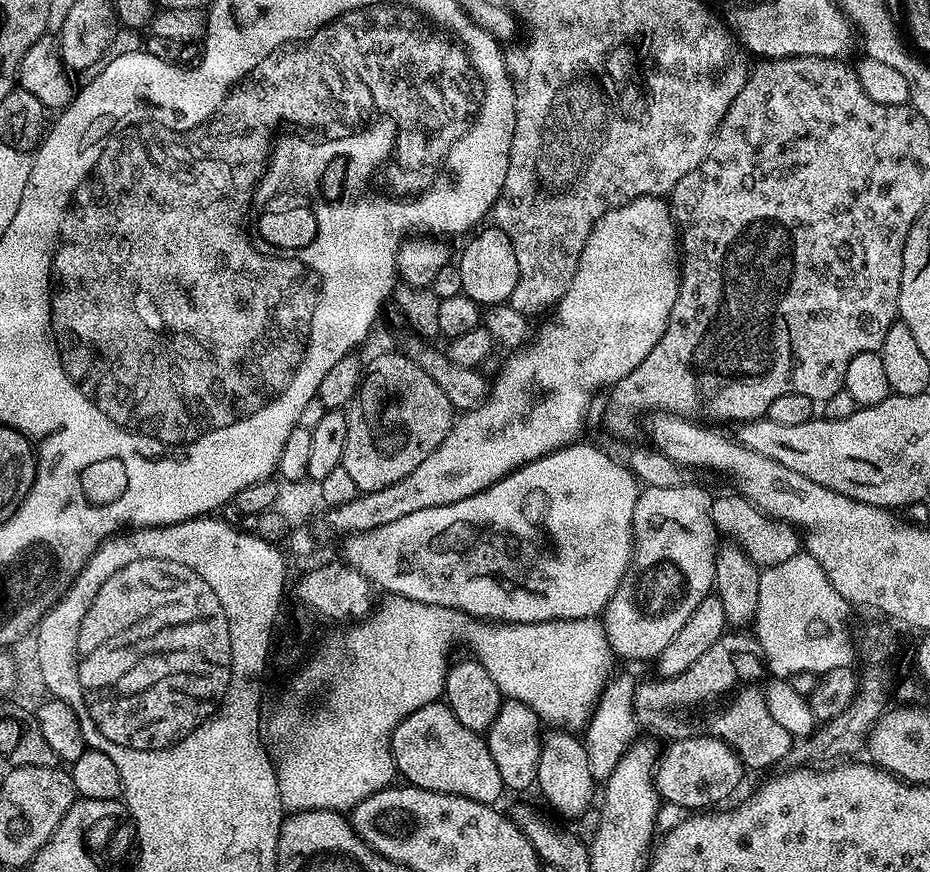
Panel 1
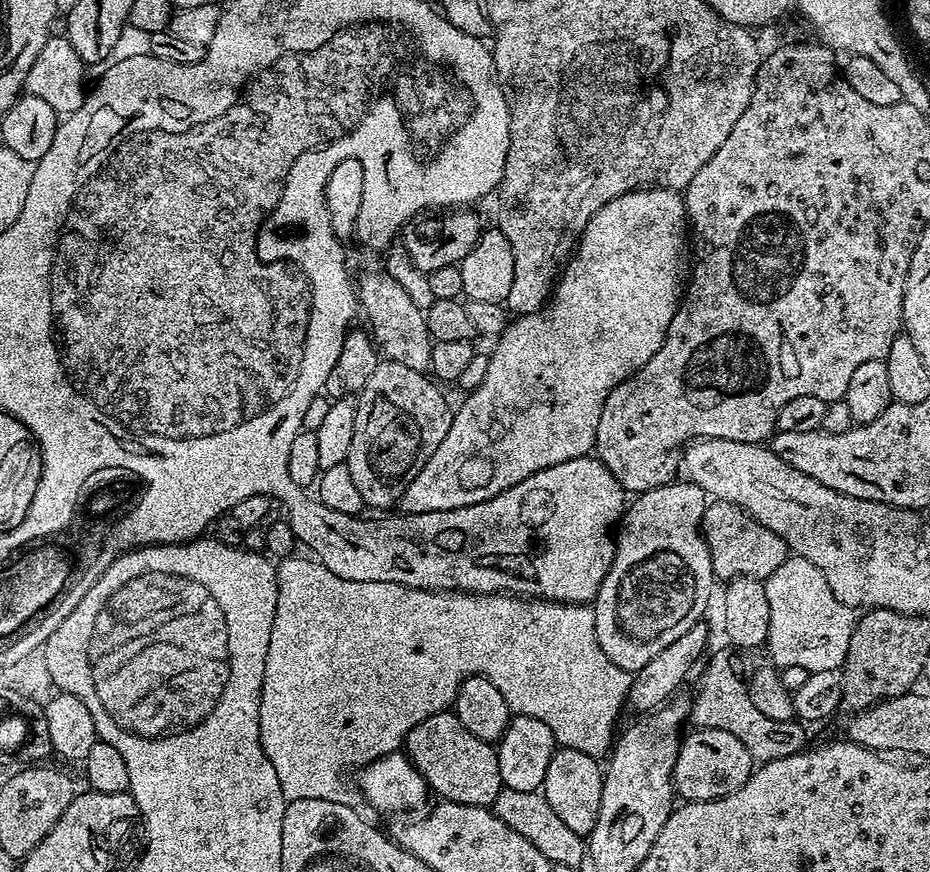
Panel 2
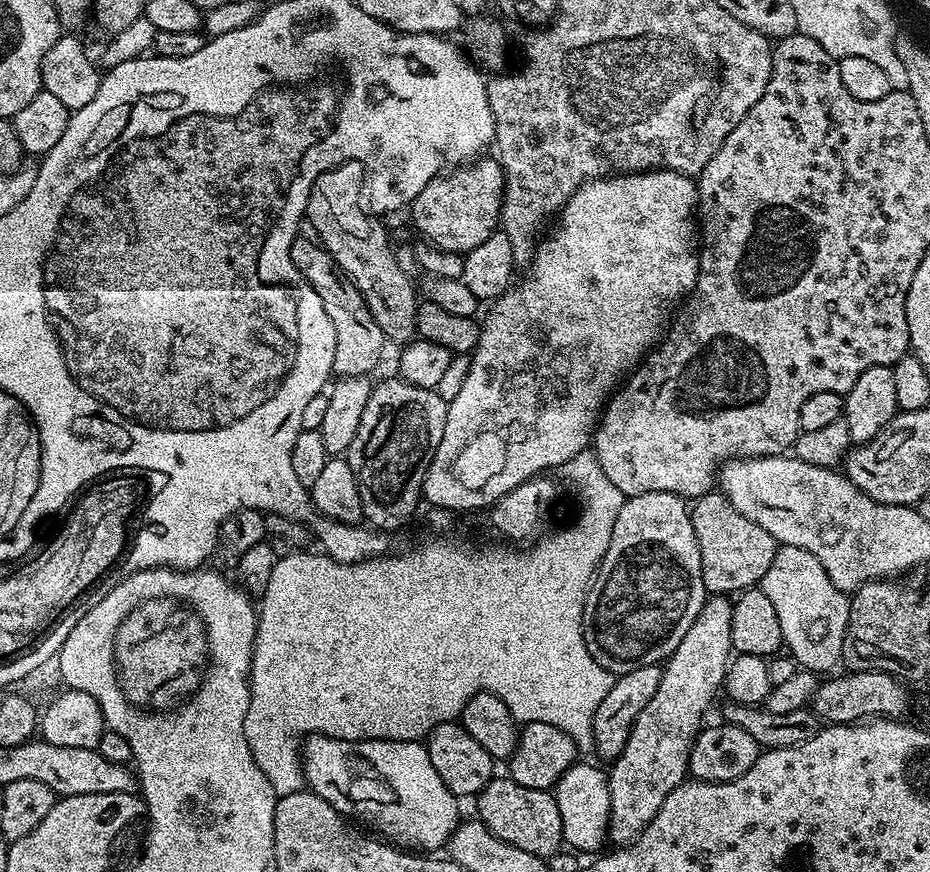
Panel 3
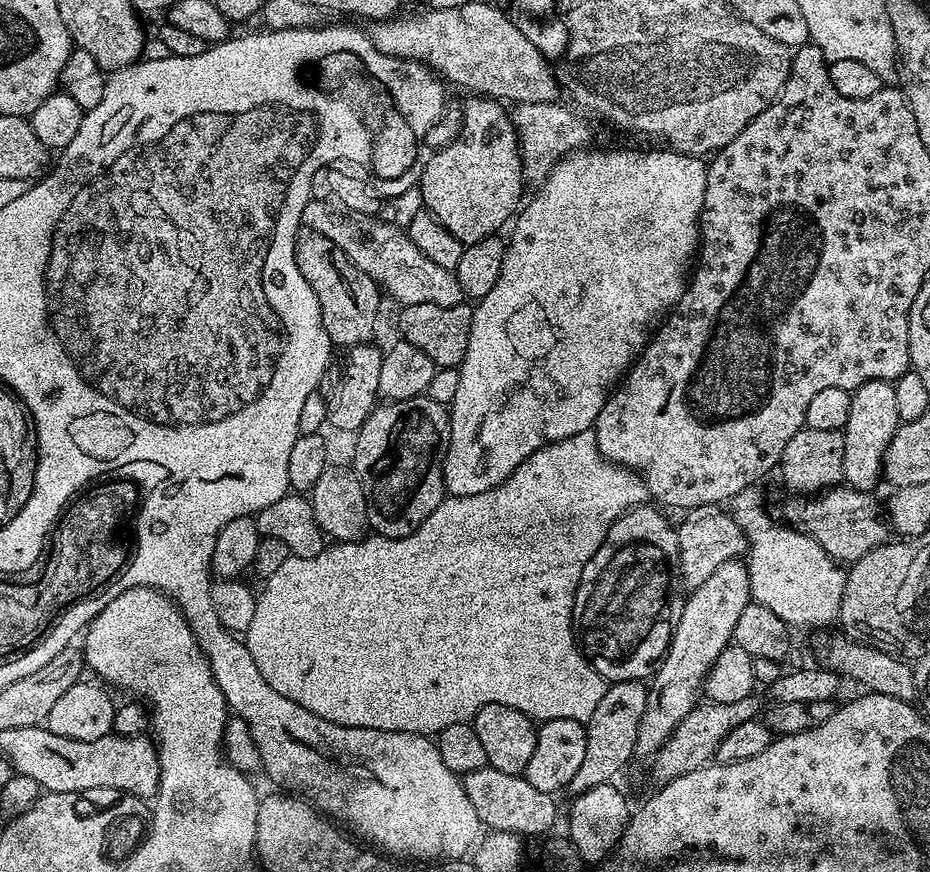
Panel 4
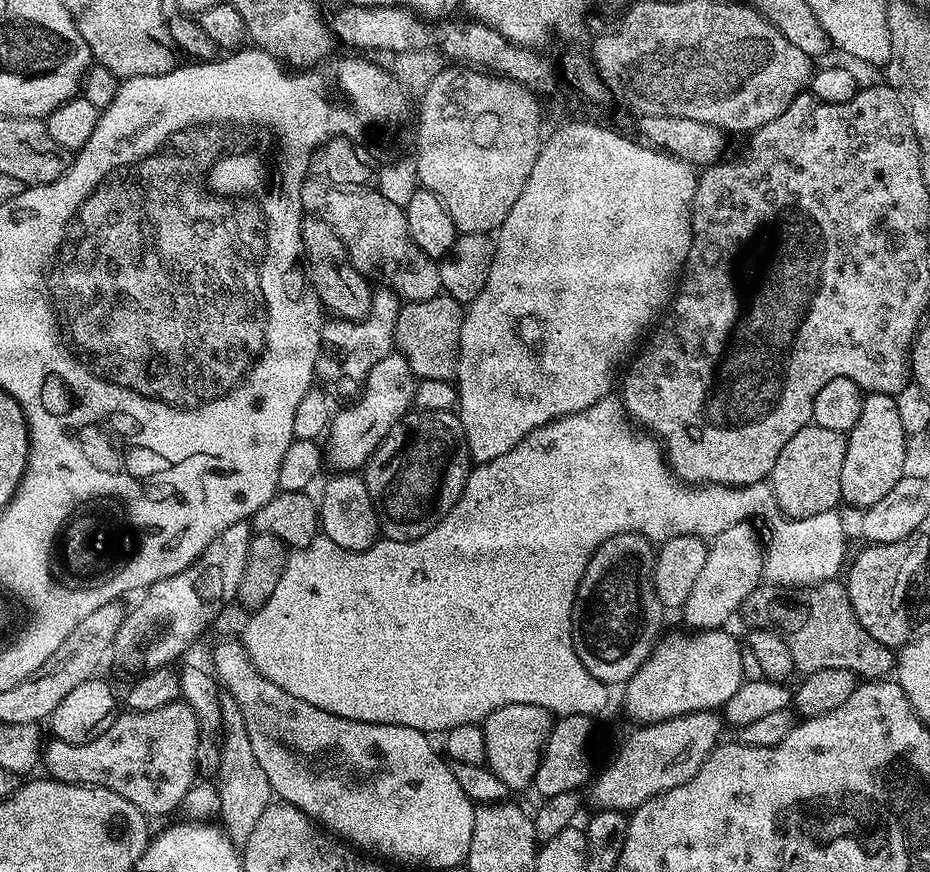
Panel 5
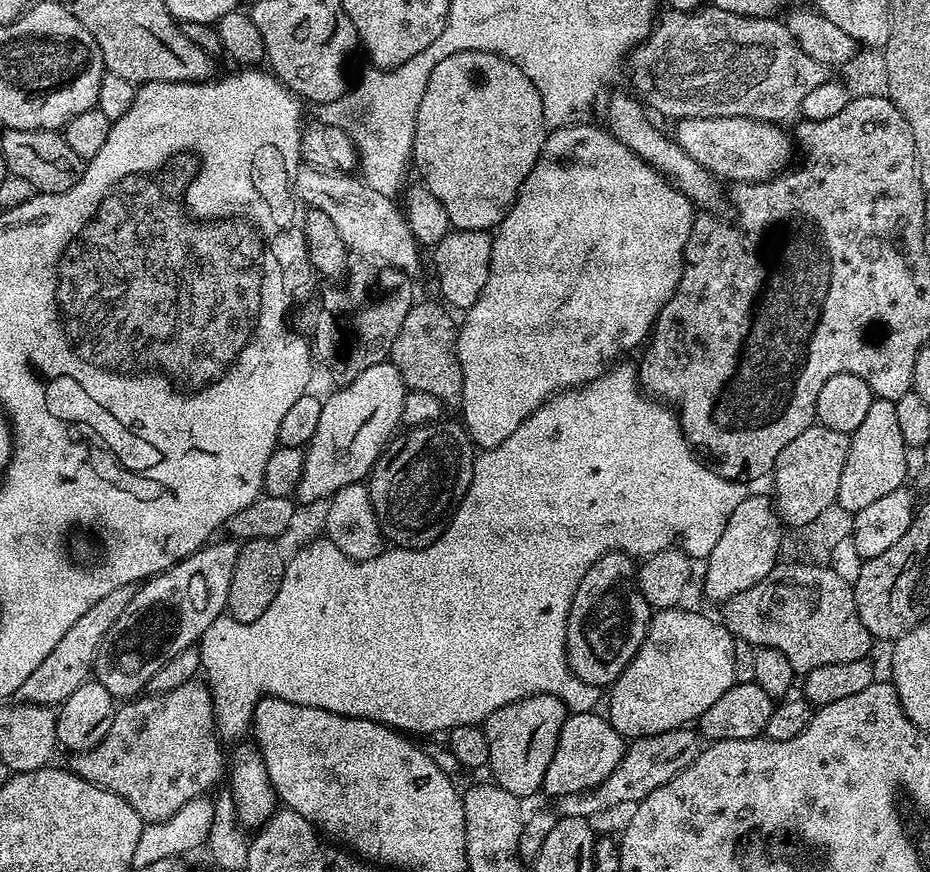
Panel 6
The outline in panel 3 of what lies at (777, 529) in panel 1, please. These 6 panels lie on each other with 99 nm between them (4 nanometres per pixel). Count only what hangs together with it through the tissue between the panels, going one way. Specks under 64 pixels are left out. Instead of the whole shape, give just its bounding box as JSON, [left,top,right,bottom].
[690,490,777,594]

